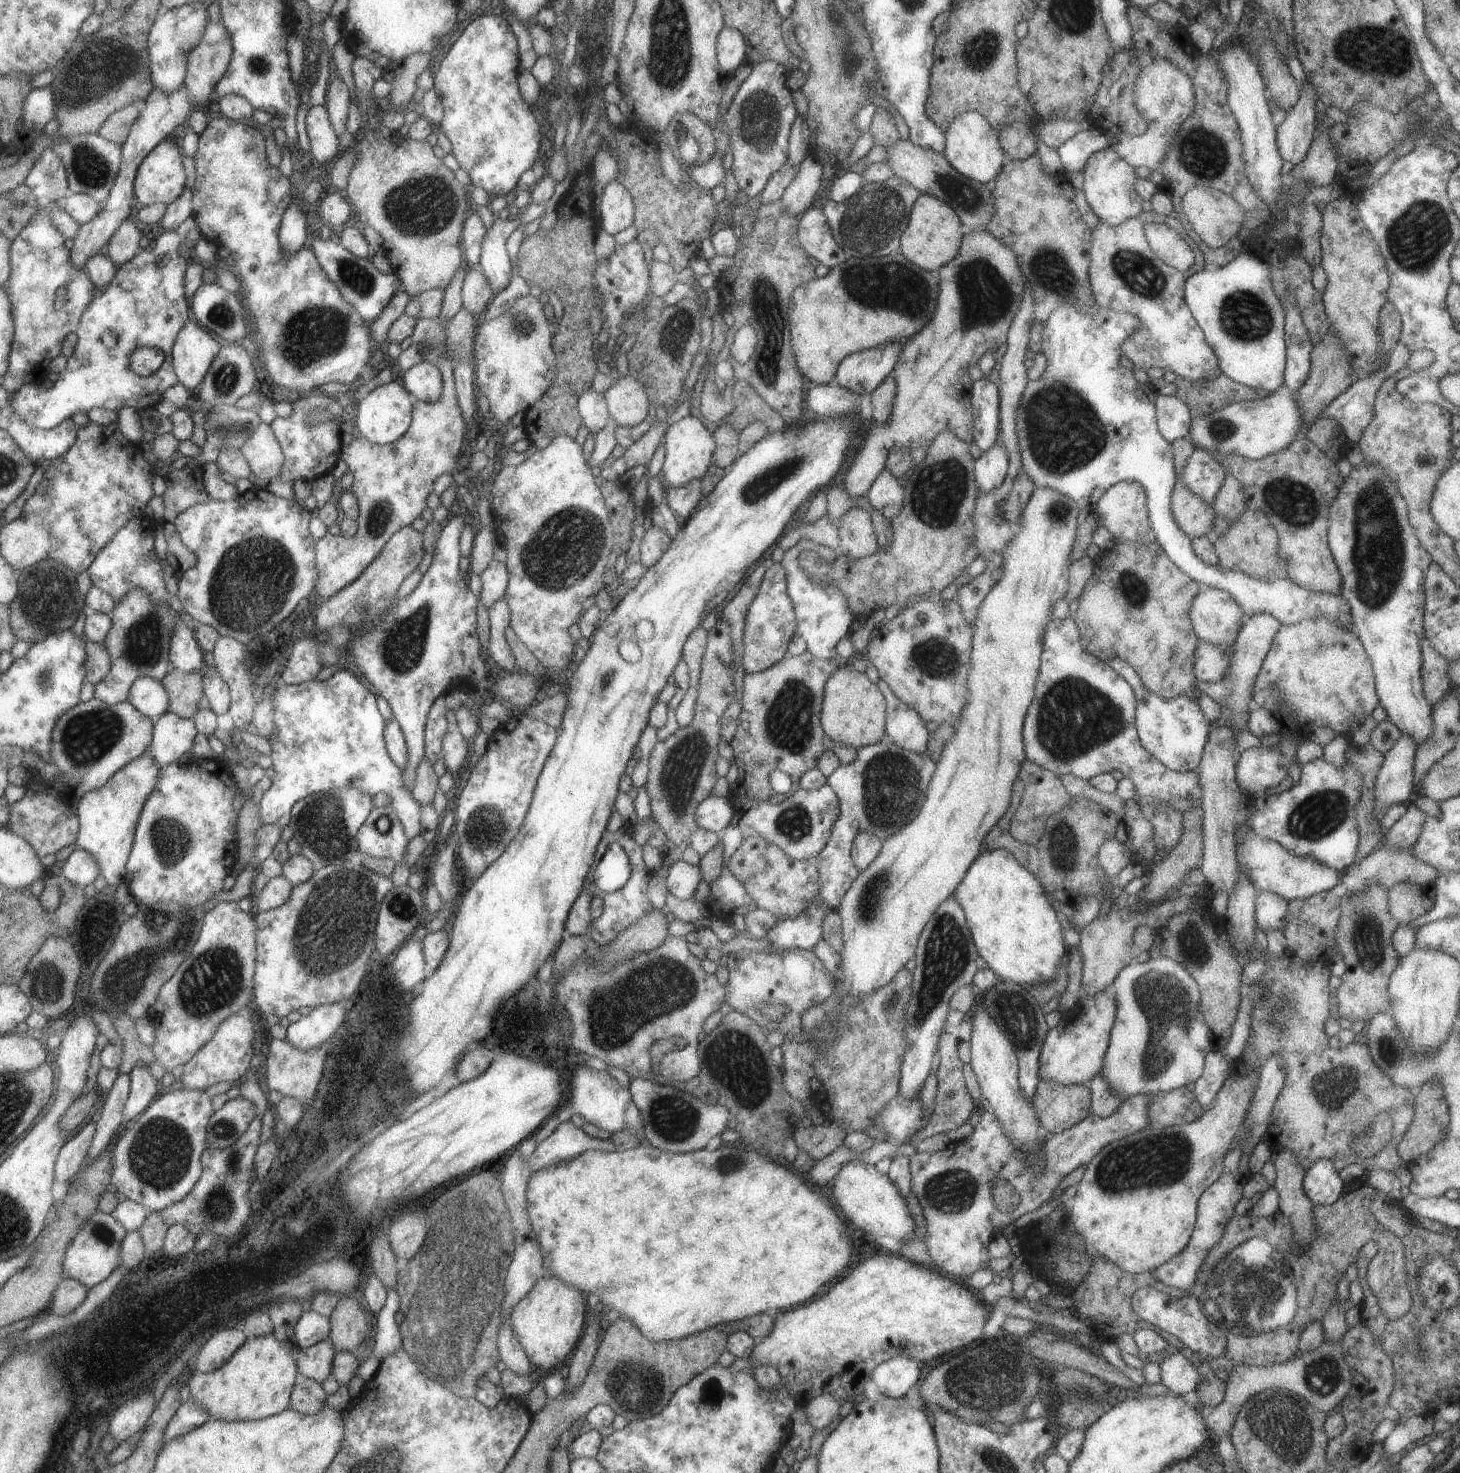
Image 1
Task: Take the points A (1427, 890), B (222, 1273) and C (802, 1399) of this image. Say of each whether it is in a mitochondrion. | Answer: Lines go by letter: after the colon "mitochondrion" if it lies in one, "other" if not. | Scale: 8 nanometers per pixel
A: other
B: other
C: other

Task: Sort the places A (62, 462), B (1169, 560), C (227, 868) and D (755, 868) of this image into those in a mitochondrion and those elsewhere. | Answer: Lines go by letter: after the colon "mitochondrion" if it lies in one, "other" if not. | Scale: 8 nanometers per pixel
A: other
B: other
C: other
D: other

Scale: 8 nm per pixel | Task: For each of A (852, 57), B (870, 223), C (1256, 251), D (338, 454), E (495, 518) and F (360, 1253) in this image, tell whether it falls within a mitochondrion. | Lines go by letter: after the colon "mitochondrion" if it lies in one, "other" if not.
A: mitochondrion
B: mitochondrion
C: other
D: other
E: other
F: other

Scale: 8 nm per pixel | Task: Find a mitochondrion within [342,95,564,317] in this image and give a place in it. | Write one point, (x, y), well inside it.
(427, 204)

